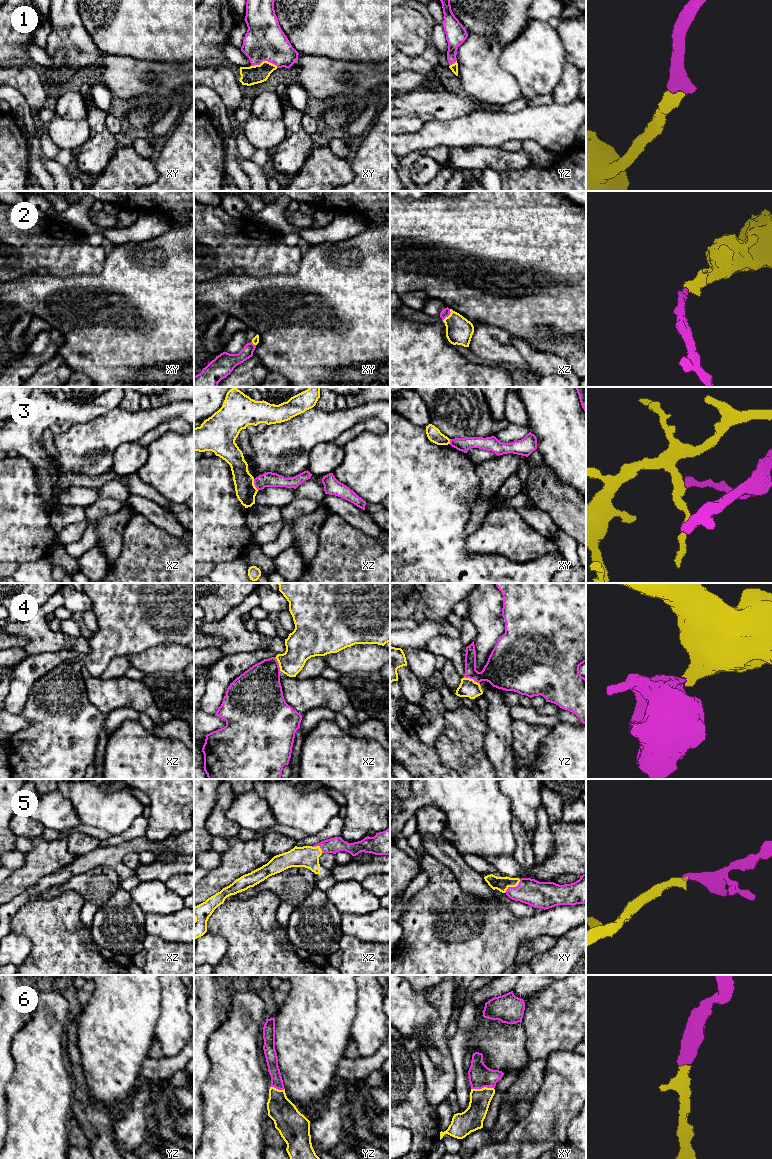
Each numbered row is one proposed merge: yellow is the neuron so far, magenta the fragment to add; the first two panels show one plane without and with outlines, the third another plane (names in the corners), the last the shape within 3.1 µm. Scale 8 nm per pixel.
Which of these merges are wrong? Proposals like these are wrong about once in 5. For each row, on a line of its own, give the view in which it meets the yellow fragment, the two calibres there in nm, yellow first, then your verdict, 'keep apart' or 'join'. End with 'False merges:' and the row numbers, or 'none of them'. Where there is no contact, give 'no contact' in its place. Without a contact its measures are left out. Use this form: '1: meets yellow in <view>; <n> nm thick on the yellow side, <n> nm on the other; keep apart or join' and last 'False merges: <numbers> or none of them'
1: meets yellow in xy; 150 nm thick on the yellow side, 320 nm on the other; join
2: meets yellow in xz; 220 nm thick on the yellow side, 70 nm on the other; join
3: meets yellow in xz; 160 nm thick on the yellow side, 120 nm on the other; keep apart
4: meets yellow in yz; 150 nm thick on the yellow side, 280 nm on the other; join
5: meets yellow in xy; 110 nm thick on the yellow side, 220 nm on the other; join
6: meets yellow in xy; 170 nm thick on the yellow side, 190 nm on the other; join
False merges: 3

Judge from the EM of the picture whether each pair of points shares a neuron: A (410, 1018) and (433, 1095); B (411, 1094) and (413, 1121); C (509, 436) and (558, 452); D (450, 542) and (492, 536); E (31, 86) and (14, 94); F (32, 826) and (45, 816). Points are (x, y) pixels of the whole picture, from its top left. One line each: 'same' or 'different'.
A: different
B: same
C: different
D: different
E: different
F: different

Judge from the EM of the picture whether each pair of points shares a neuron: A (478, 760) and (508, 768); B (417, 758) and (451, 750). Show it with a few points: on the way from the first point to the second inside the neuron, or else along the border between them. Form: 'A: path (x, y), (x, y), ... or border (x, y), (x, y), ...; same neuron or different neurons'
A: border (483, 741), (483, 747), (494, 768); different neurons
B: border (432, 743), (439, 760), (450, 768); different neurons

